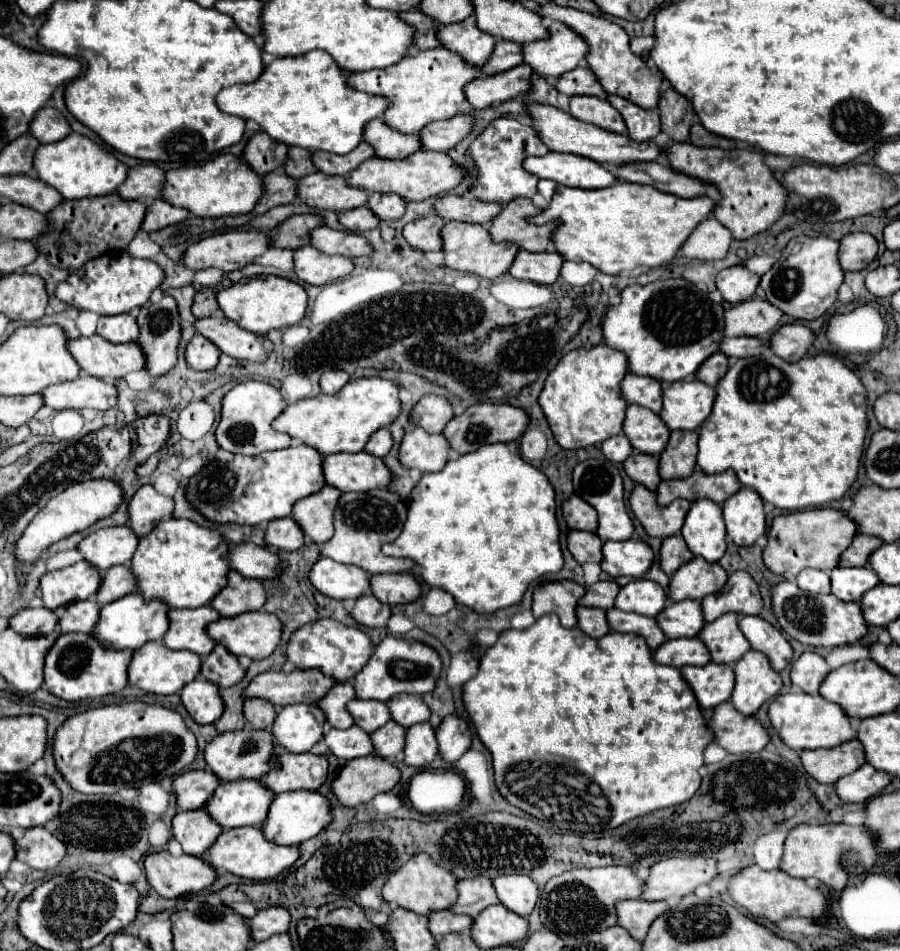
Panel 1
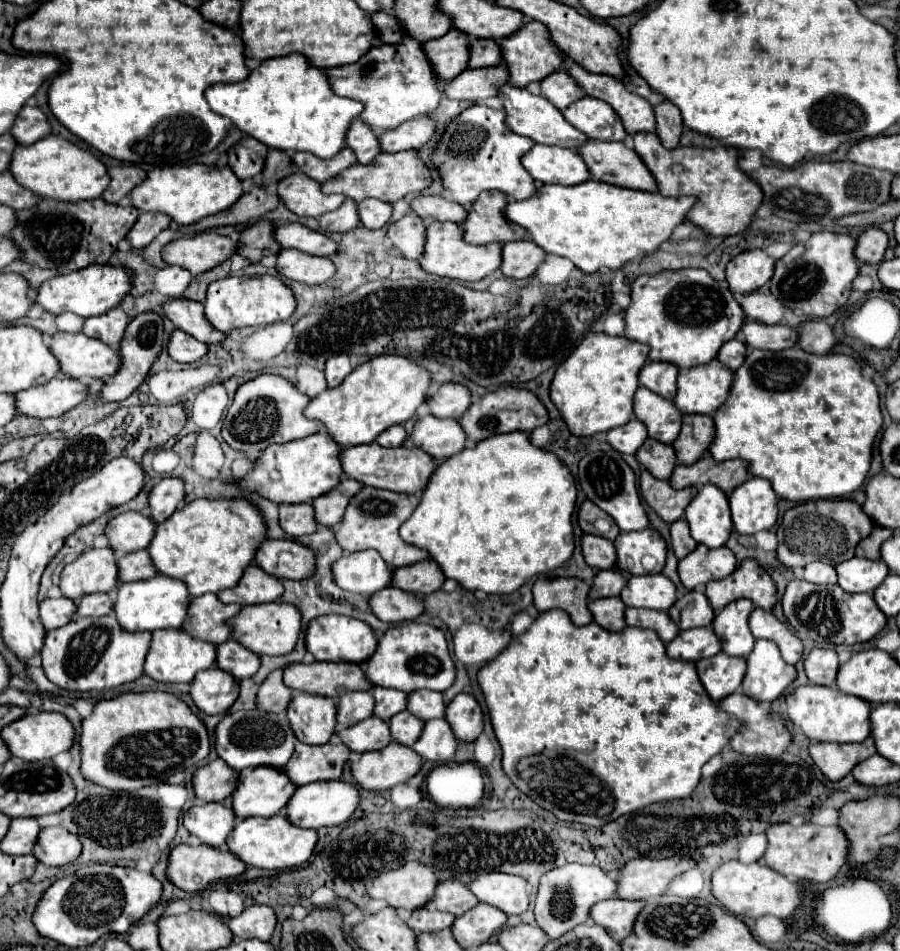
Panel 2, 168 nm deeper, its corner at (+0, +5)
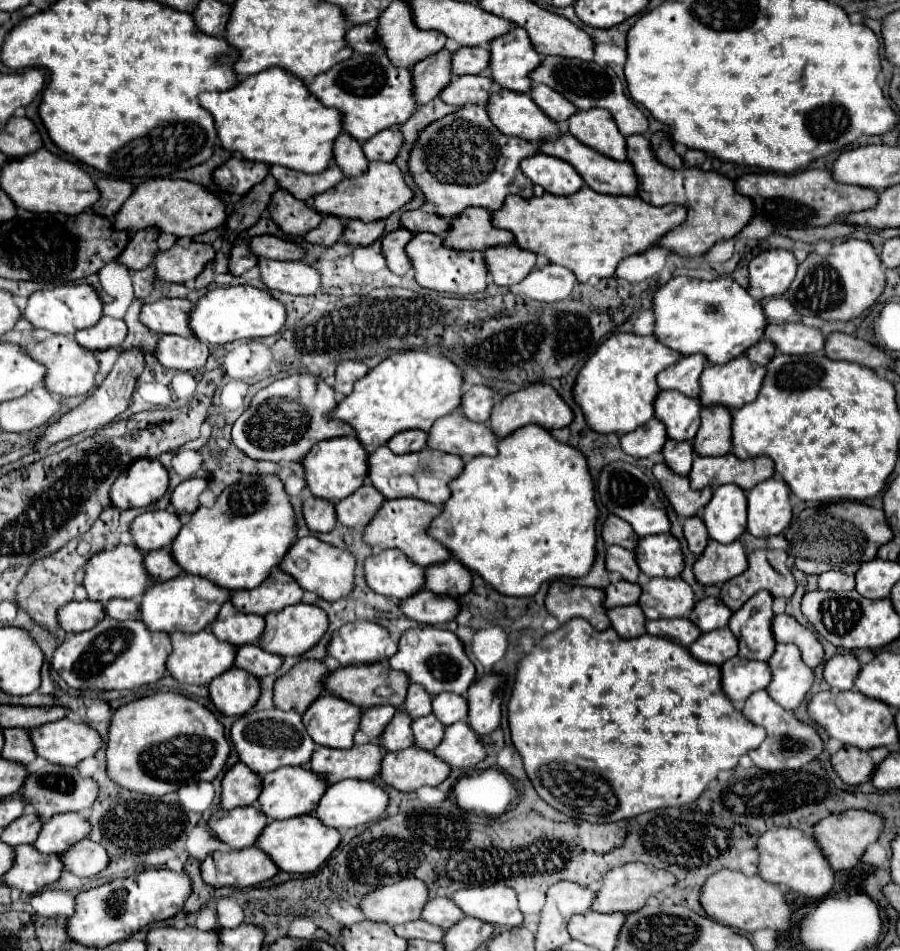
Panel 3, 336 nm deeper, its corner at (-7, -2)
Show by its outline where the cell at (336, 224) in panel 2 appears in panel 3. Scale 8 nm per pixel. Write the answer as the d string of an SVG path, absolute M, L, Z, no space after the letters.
M328 216L320 222L318 228L306 232L304 240L312 242L312 244L322 244L322 246L334 246L342 236L342 228L344 228L342 220L336 220L332 216Z

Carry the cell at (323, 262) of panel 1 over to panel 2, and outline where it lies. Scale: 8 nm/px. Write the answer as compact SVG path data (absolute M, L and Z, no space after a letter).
M281 249L277 253L277 271L291 281L321 285L335 275L337 267L327 257L309 255L297 249Z

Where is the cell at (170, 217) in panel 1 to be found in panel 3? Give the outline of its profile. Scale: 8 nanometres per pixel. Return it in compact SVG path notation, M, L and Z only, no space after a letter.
M146 228L140 232L134 232L122 250L122 254L116 258L116 262L128 266L130 270L144 270L152 264L156 252L158 252L158 240L160 232L156 228Z

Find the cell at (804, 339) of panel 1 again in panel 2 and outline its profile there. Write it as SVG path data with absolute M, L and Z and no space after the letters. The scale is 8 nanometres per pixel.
M807 321L799 329L797 345L807 353L829 353L829 349L835 345L835 337L831 327L825 321Z

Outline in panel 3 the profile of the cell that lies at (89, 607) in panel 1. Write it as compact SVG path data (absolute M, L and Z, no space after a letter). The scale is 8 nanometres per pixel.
M110 600L106 604L106 614L116 620L140 618L140 602L138 600Z

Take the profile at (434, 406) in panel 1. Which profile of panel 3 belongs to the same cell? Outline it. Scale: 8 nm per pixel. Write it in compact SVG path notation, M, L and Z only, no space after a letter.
M472 386L464 394L464 400L462 400L460 408L474 422L488 422L490 410L496 404L496 396L498 396L496 388L490 388L490 386Z

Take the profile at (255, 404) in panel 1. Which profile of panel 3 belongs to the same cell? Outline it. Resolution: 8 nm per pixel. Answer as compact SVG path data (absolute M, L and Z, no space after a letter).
M308 372L292 374L272 382L252 398L250 408L232 426L232 440L246 456L254 460L302 460L314 444L354 434L350 424L326 416L326 412L334 410L336 404L334 388L328 386L324 378L312 376Z

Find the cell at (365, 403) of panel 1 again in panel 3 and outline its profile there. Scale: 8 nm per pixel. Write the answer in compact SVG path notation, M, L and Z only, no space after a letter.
M406 350L390 354L372 368L368 376L358 380L354 392L342 398L330 416L352 424L360 442L372 452L402 430L430 430L438 418L454 412L464 394L462 384L464 368L446 356L436 356L424 350Z

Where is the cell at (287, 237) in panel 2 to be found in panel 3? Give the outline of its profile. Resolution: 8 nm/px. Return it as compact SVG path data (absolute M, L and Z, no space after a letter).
M270 234L250 238L248 246L258 258L270 258L270 260L302 260L302 256L306 254L302 246Z

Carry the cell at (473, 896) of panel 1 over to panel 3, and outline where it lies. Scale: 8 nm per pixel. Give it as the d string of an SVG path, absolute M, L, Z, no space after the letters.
M448 898L428 900L424 910L422 910L422 920L430 922L430 924L436 924L444 930L454 926L462 918L464 918L464 914L460 912L460 908L456 908L456 904L452 904L452 900L448 900Z

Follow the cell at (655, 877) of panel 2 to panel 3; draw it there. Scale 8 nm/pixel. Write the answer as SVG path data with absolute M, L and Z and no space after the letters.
M632 862L632 864L624 864L620 868L614 868L610 872L604 874L604 880L602 880L602 888L596 892L596 898L594 898L594 904L592 904L592 910L596 912L622 912L622 914L630 914L630 912L636 912L640 910L646 900L654 894L658 894L660 890L664 888L670 888L674 886L676 878L666 872L666 870L656 870L652 866L646 866L642 862Z

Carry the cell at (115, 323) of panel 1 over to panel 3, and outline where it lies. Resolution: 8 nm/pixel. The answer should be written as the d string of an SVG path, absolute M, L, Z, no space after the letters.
M102 316L98 320L98 324L80 330L74 336L74 340L82 348L86 348L90 352L116 348L116 346L120 346L124 342L124 338L126 338L126 324L124 324L124 320L110 318L110 316Z

